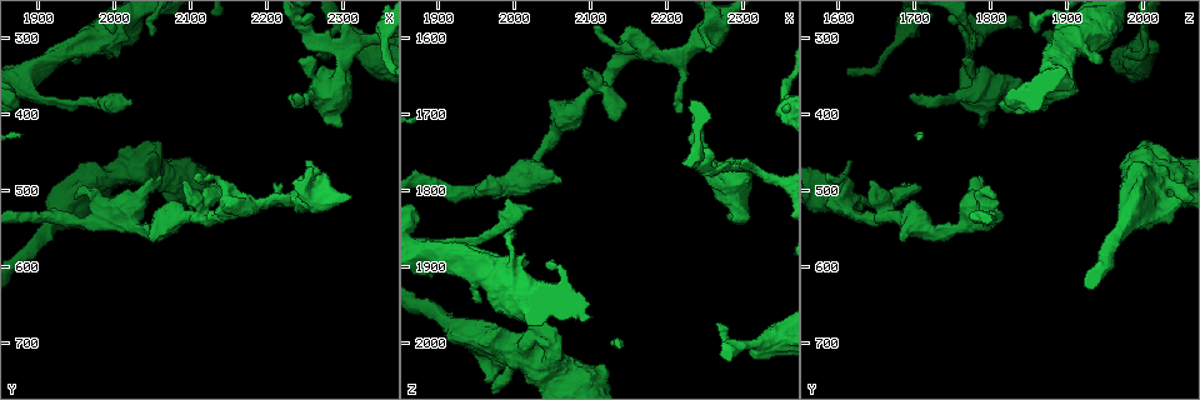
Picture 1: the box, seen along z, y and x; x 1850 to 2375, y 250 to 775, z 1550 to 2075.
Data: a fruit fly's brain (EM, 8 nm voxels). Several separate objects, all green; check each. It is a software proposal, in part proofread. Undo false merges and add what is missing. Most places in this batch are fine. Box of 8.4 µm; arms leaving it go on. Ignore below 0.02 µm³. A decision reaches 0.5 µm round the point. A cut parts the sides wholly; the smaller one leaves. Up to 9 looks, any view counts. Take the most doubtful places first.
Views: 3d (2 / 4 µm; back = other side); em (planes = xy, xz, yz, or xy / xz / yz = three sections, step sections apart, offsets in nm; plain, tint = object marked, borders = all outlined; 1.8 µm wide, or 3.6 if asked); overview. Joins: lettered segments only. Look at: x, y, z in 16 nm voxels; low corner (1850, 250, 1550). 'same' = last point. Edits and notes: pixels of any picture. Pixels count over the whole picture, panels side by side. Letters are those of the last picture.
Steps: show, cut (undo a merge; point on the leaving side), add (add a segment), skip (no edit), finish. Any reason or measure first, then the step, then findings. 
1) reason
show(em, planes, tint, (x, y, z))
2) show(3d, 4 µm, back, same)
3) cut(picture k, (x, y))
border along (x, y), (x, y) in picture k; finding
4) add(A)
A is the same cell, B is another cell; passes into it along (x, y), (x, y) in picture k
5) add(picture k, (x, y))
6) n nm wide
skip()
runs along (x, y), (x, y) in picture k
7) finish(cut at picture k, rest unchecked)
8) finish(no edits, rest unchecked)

branch stops here
show(3d, 4 µm, (2245, 380, 1700))

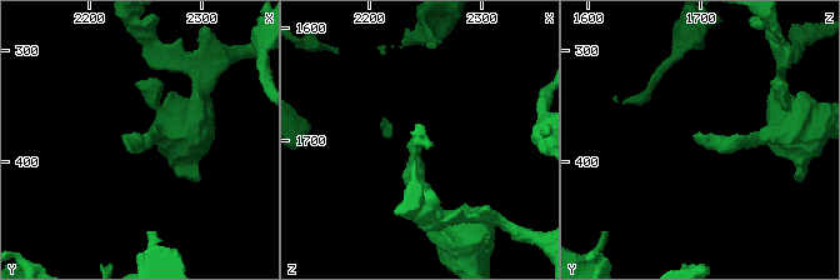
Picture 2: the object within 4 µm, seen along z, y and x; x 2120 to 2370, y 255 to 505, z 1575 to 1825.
now the EM
show(em, planes, borders, (2248, 380, 1698))

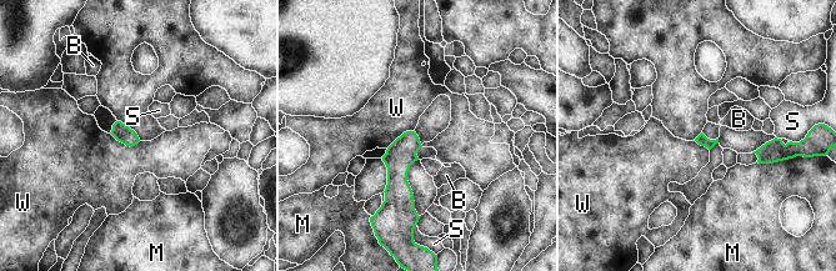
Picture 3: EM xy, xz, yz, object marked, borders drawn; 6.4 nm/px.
W touches over 200 nm
skip()
B, M, S and W are other cells; none of them fits

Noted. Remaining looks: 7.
free end
show(3d, 2 µm, back, (2020, 380, 1820))

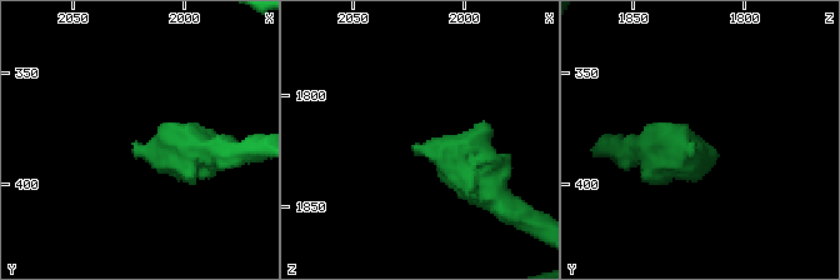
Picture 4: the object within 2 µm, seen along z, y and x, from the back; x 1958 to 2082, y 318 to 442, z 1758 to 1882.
show(em, xy, step 4, borders, (2022, 383, 1822))

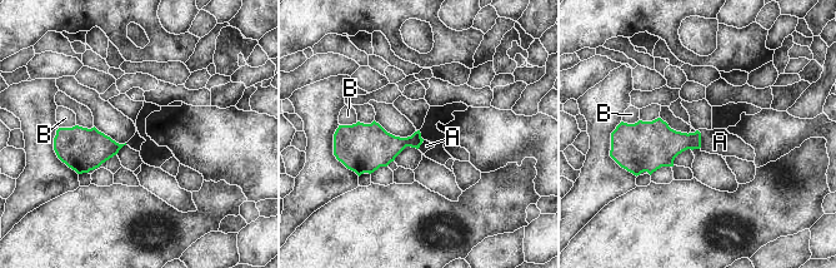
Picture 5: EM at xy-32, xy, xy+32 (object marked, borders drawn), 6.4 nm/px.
cut it another way
show(em, xz, step 8, borders, same)

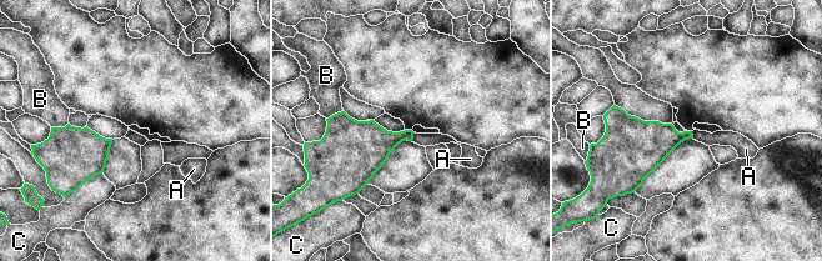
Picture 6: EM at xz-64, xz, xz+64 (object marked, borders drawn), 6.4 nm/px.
C touches over 240 nm
add(A)
A is the same cell, B and C are other cells; passes into it along (375, 144), (412, 136), (425, 140) in picture 6; it goes on there

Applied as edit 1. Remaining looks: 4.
show(overview)

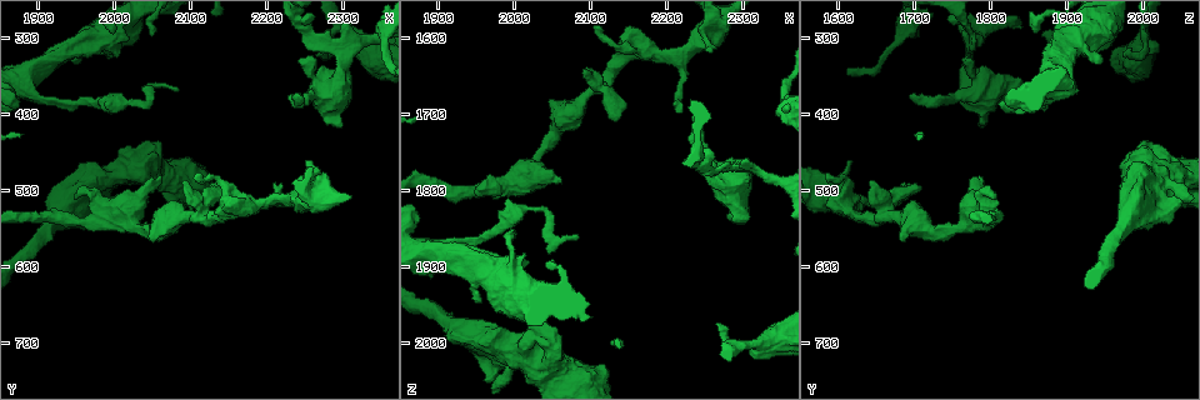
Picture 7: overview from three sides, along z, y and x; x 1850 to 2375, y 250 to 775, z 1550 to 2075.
thin neck
show(3d, 2 µm, (2265, 300, 1775))

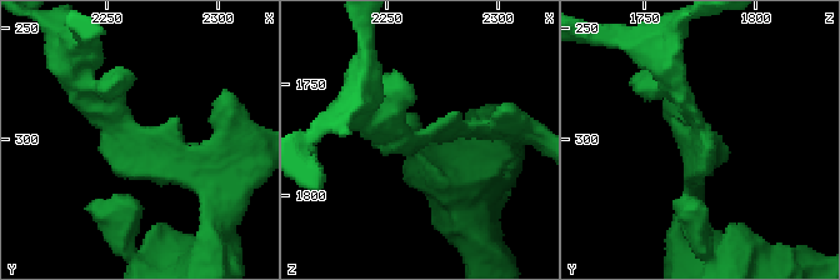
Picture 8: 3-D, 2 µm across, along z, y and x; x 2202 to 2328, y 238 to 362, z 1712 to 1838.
show(em, xz, step 16, tint, (2268, 302, 1772))

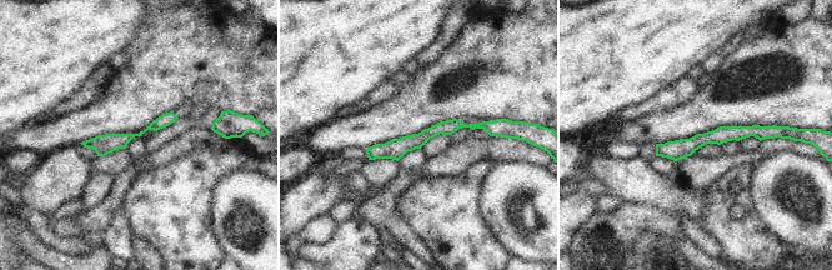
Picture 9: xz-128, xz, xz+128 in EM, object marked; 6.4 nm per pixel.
what lies round it
show(em, xz, step 16, borders, same)

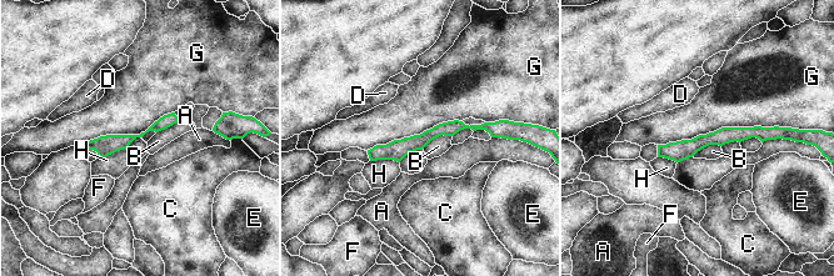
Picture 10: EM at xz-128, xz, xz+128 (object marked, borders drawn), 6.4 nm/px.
G touches over 800 nm
skip()
A, B, C, D, E, F, G and H are other cells; runs along (495, 131), (453, 126), (371, 155) in picture 10; continuous, no second cell

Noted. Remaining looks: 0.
finish(add at picture 6, rest unchecked)

